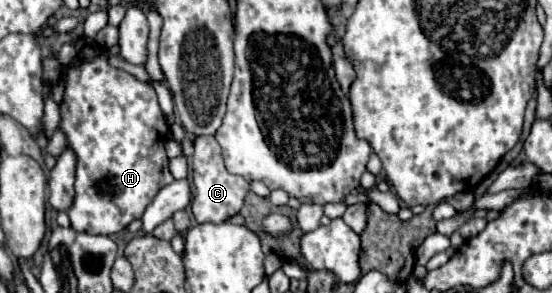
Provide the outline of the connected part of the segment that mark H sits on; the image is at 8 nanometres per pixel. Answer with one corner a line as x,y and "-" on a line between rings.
117,46
113,48
101,48
101,54
95,56
95,60
91,62
85,62
81,56
77,56
73,60
71,66
65,68
65,78
67,78
67,86
65,86
65,96
63,96
63,104
61,104
61,130
65,132
67,136
67,142
69,146
75,150
77,154
77,174
75,174
75,198
73,198
73,204
69,206
67,210
67,216
71,220
71,228
77,230
77,232
87,232
87,234
117,234
121,232
123,228
127,228
133,220
141,218
145,208
151,204
151,200
157,196
157,192
165,186
165,184
171,184
175,178
171,176
169,172
169,158
165,154
165,142
169,140
169,126
165,122
165,116
159,108
159,102
157,102
157,94
153,90
151,84
147,82
139,82
135,76
123,72
123,70
117,70
113,68
109,62
107,62
107,54
117,54

